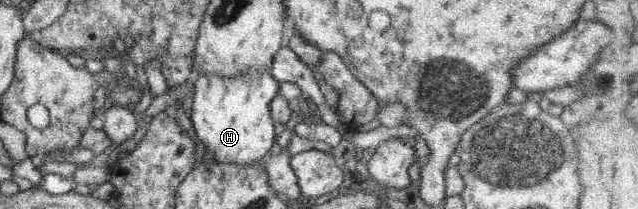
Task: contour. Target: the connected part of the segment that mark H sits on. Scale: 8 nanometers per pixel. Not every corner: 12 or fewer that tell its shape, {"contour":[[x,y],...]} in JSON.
{"contour":[[268,71],[199,75],[190,115],[215,161],[246,166],[275,141]]}

